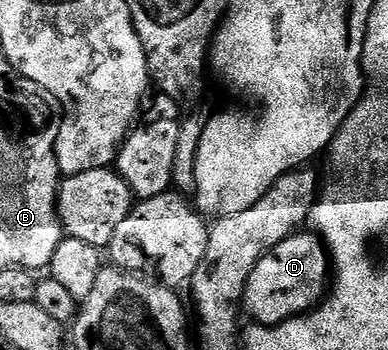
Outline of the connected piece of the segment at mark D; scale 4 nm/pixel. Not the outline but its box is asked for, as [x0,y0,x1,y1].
[244,231,332,327]

